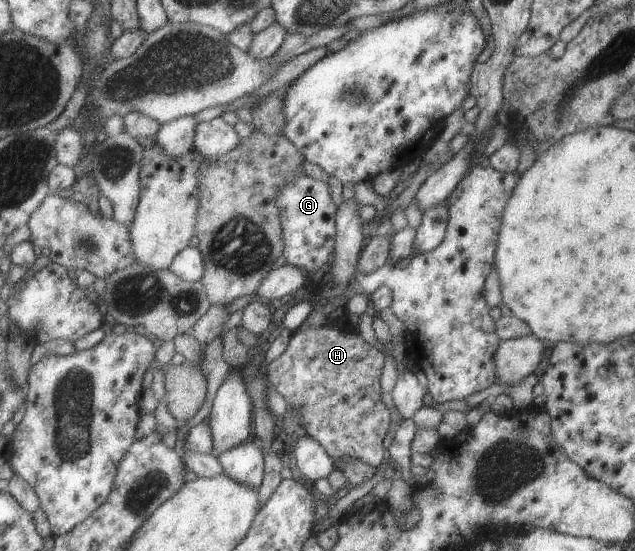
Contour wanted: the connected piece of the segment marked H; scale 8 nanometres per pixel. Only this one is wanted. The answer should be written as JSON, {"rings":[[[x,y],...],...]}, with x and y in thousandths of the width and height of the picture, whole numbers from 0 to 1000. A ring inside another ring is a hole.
{"rings":[[[540,577],[524,595],[477,599],[458,610],[449,637],[422,661],[422,701],[466,746],[480,788],[506,806],[528,851],[543,833],[594,848],[606,828],[600,806],[616,766],[597,717],[602,639],[578,624]]]}

